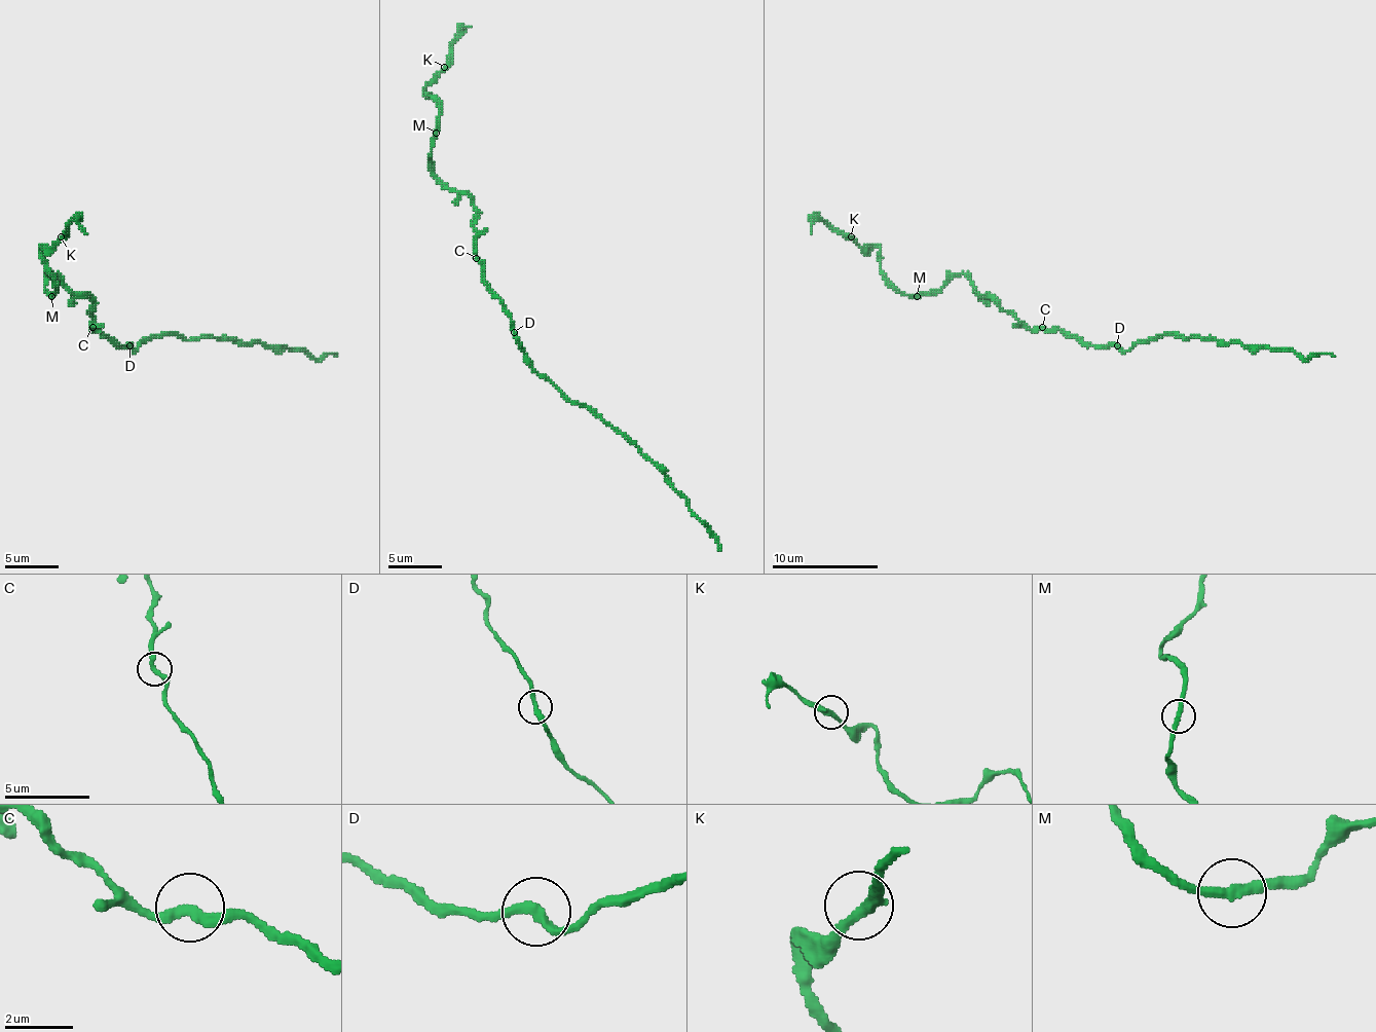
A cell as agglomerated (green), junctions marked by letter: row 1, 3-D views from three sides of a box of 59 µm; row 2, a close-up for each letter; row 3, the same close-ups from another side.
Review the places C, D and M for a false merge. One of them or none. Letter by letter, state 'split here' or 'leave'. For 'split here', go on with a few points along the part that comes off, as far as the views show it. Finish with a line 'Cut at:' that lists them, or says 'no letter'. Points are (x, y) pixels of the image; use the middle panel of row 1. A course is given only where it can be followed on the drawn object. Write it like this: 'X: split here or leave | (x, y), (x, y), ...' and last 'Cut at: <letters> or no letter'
C: leave
D: leave
M: leave
Cut at: no letter

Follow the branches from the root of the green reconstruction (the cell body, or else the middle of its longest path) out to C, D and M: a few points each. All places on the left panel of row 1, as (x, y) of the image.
C: (106, 335), (93, 327)
D: (106, 335), (119, 345), (129, 345)
M: (106, 335), (93, 330), (93, 300), (76, 295), (56, 273), (50, 273), (44, 287), (52, 295)

